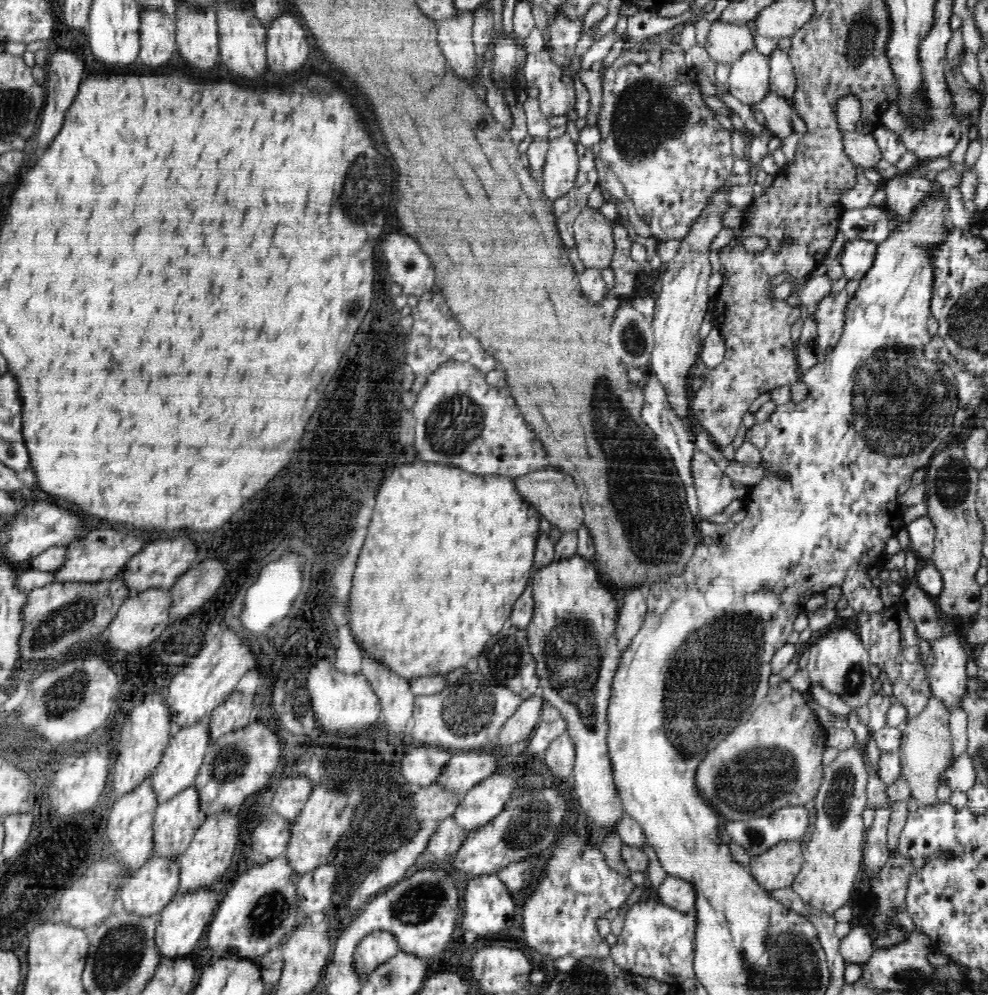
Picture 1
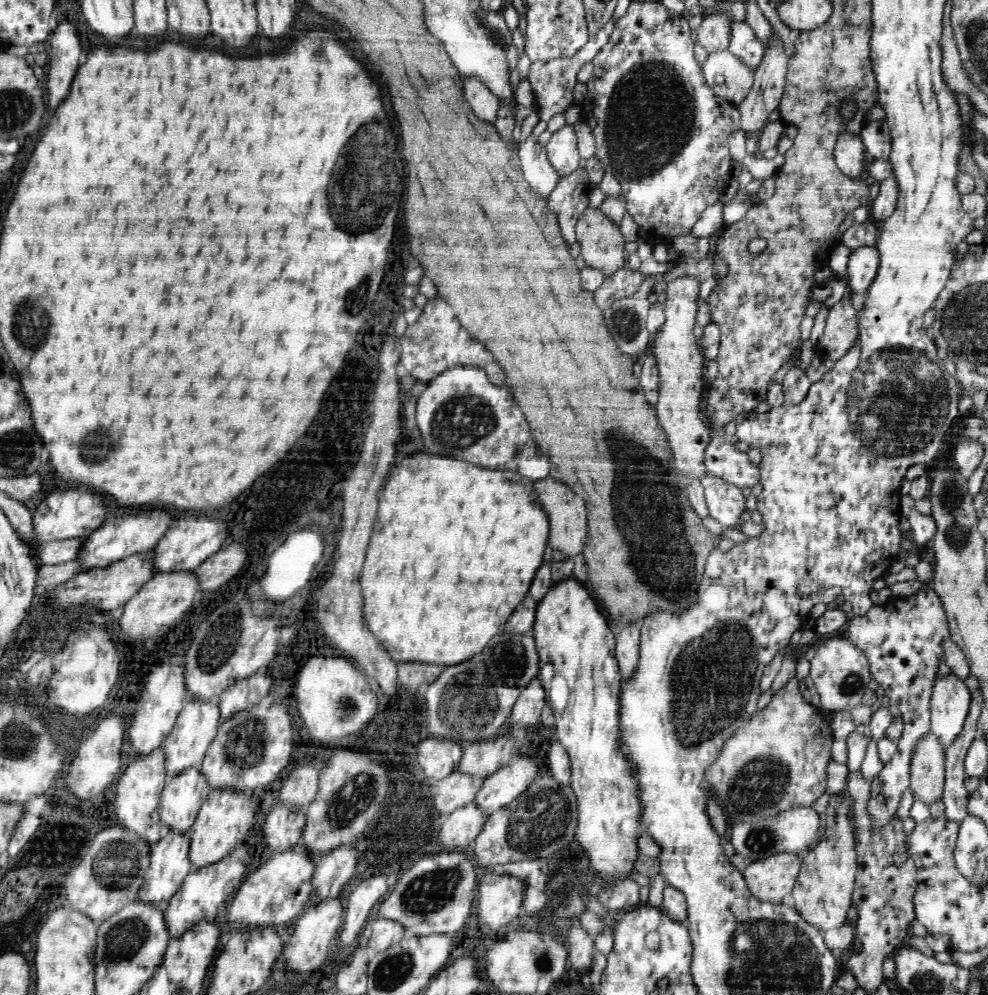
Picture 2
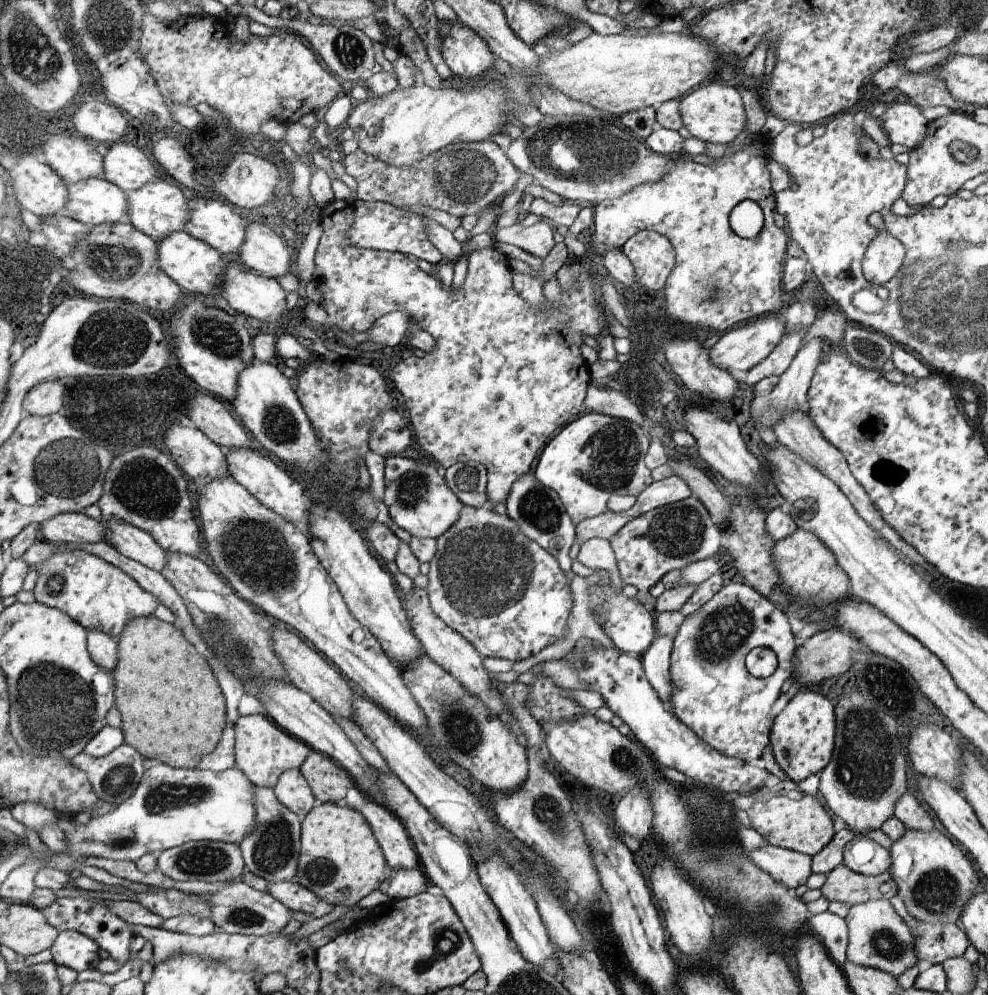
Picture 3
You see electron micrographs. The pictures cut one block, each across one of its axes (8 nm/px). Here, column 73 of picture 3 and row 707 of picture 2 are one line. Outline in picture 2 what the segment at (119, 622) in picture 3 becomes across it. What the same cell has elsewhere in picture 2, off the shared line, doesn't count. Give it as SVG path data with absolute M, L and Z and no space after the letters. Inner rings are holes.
M568 577L566 580L553 583L548 589L548 592L541 598L541 601L537 604L535 612L535 623L532 628L532 634L535 639L536 650L539 654L539 675L537 676L546 691L546 702L552 709L555 718L556 728L556 740L562 743L562 746L566 748L571 760L571 789L574 791L577 800L577 830L578 842L580 847L586 850L586 855L590 858L590 867L596 870L596 873L600 873L604 880L614 879L628 879L627 874L633 870L635 860L639 854L639 848L637 845L638 837L642 834L641 826L641 802L639 802L638 796L638 779L634 776L633 771L630 771L630 762L622 755L618 747L618 732L619 732L619 694L621 693L621 669L617 663L617 658L614 654L616 646L616 634L612 634L610 630L611 619L608 616L604 616L596 604L596 600L590 596L590 592L580 584L576 582L574 577Z

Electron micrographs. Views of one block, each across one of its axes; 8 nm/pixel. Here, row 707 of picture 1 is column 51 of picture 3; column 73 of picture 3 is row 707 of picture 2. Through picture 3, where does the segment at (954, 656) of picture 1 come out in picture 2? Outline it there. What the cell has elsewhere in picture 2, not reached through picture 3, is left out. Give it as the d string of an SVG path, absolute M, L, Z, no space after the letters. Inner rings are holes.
M950 673L944 676L937 676L931 688L931 728L938 741L947 751L947 746L962 732L964 721L969 711L972 693L968 686L956 675Z

